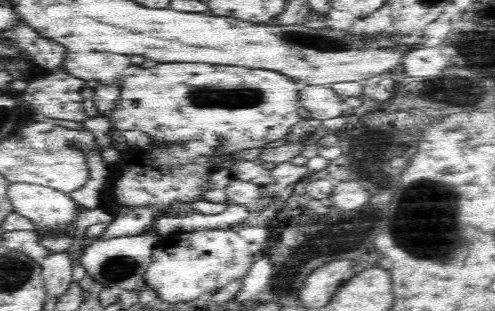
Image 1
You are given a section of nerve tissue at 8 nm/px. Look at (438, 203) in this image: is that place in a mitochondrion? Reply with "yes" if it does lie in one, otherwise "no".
yes

